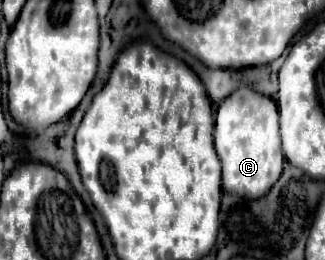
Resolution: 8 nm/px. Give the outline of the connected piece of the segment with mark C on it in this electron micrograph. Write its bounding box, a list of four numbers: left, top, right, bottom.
[215,88,283,200]

